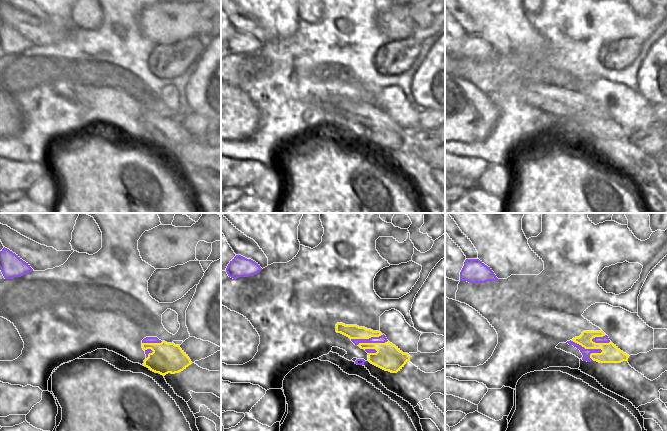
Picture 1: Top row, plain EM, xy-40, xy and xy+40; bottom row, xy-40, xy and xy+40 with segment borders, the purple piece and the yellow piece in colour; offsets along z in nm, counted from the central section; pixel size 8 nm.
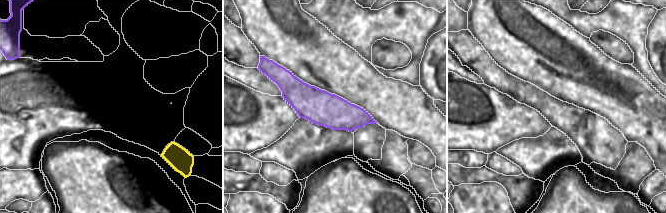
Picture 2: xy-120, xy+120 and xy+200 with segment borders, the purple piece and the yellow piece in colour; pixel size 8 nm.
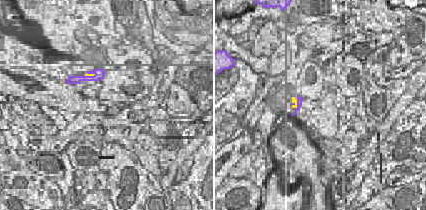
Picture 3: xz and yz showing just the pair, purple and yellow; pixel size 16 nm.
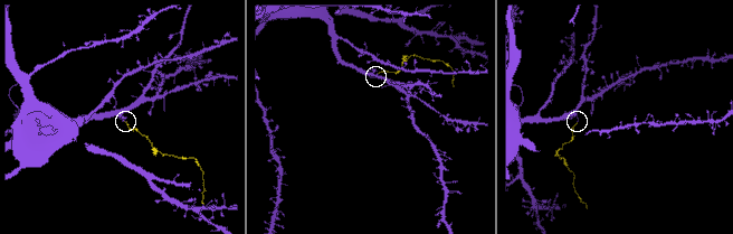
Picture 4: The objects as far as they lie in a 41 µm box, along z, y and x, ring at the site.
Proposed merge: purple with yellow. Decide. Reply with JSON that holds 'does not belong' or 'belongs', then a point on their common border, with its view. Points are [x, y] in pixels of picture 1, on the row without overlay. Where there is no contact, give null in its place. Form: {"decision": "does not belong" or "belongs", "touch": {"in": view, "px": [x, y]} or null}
{"decision": "does not belong", "touch": {"in": "xy+40", "px": [586, 125]}}

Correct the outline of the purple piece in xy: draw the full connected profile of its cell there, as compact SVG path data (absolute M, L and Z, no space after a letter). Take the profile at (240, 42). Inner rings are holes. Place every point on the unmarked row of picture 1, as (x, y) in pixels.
M236 31L226 44L228 52L233 55L249 53L259 49L261 46L262 44L258 39L241 31Z

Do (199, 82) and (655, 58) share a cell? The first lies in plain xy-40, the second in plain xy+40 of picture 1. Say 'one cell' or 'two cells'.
one cell

